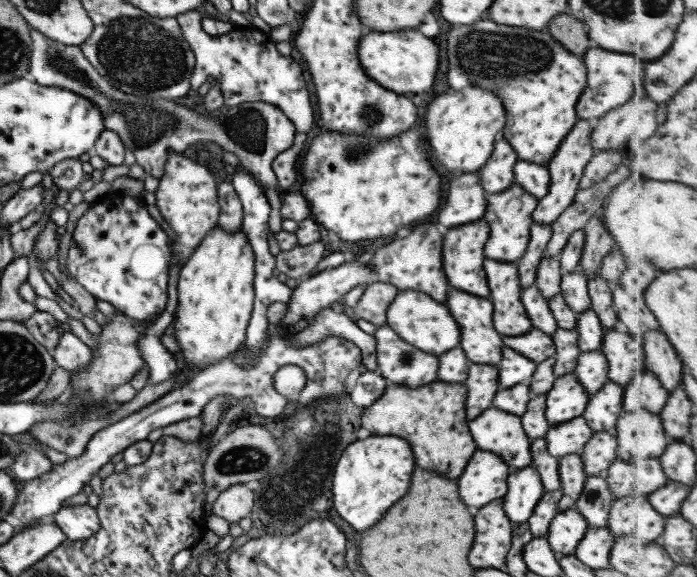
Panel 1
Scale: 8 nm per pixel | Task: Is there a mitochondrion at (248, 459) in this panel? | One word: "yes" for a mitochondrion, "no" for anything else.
yes

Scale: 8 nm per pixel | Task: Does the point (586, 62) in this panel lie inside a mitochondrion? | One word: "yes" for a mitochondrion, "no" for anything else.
no

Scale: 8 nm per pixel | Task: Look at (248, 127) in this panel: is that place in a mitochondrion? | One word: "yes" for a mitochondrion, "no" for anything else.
yes

